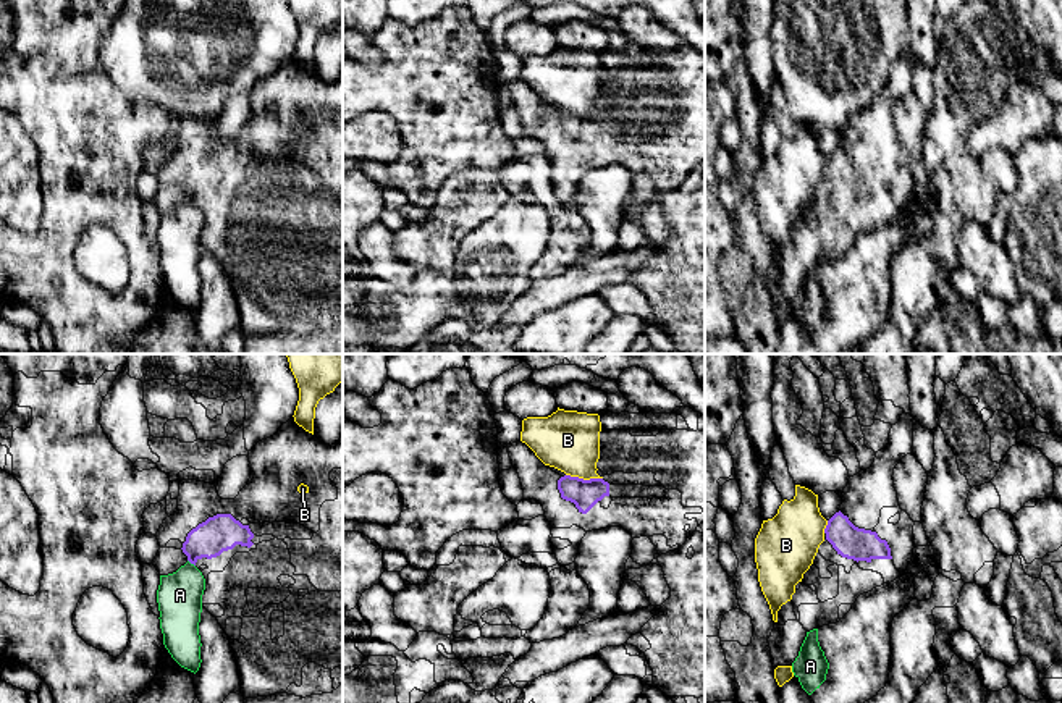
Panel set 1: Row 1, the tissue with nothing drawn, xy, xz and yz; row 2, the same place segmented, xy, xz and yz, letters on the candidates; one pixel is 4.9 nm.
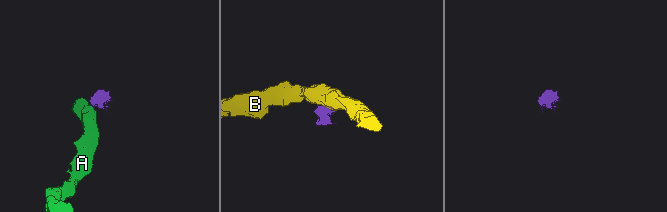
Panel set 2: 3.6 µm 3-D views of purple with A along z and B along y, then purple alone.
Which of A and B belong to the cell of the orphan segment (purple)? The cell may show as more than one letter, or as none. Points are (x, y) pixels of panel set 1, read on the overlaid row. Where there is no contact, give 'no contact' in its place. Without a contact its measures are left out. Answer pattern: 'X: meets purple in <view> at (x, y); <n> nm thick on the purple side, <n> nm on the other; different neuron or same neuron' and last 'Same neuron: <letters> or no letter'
A: meets purple in xy at (191, 563); 190 nm thick on the purple side, 220 nm on the other; different neuron
B: meets purple in xz at (582, 479); 140 nm thick on the purple side, 300 nm on the other; different neuron
Same neuron: no letter

